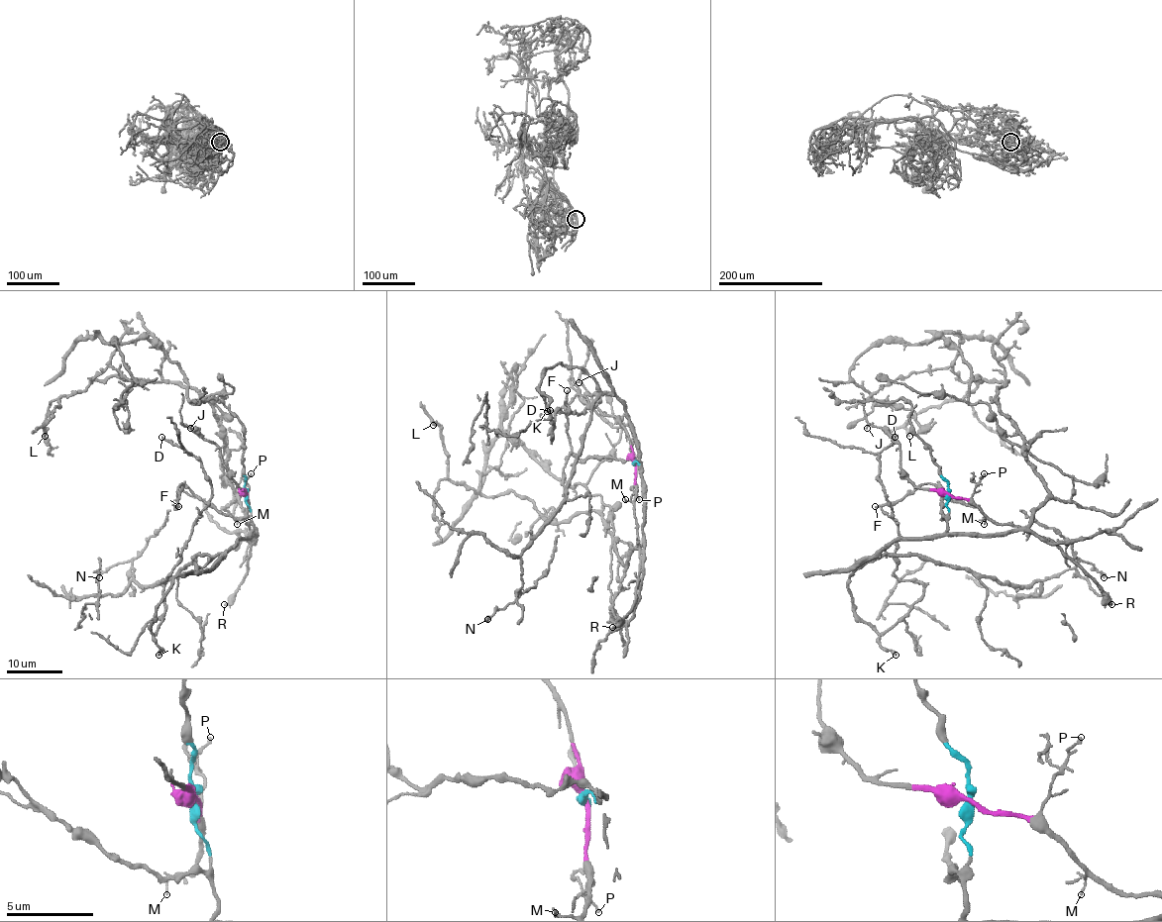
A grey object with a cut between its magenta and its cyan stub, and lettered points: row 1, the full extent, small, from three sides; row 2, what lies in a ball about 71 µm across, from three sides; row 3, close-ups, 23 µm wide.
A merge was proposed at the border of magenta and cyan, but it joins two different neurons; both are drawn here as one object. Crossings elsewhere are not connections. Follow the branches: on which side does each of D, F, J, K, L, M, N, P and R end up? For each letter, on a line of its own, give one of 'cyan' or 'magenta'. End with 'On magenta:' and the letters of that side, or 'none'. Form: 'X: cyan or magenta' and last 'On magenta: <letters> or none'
D: cyan
F: cyan
J: magenta
K: cyan
L: cyan
M: magenta
N: cyan
P: magenta
R: magenta
On magenta: J, M, P, R

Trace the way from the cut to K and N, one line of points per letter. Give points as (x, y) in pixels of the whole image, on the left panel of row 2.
K: (245, 494), (254, 531), (193, 572), (179, 573), (173, 579), (157, 609), (151, 633), (160, 650), (158, 655)
N: (245, 494), (254, 531), (227, 552), (198, 555), (164, 583), (140, 585), (130, 562), (99, 578)

